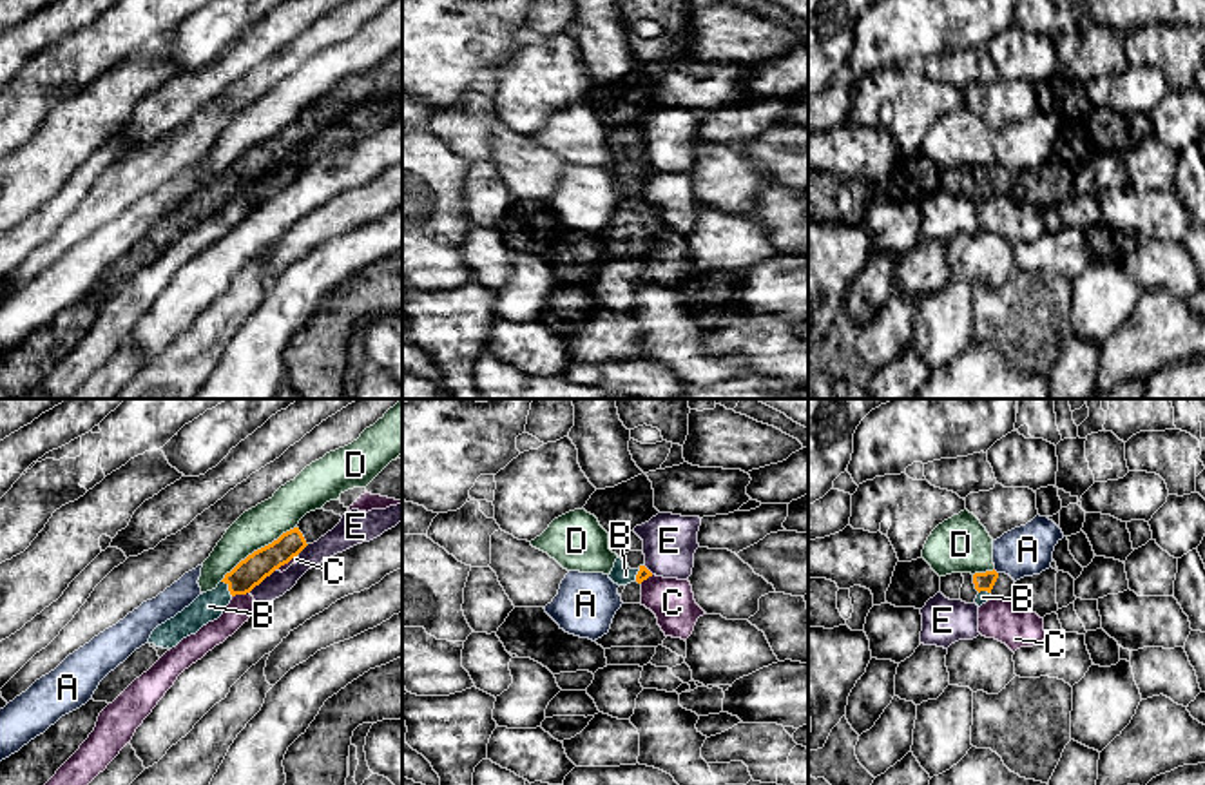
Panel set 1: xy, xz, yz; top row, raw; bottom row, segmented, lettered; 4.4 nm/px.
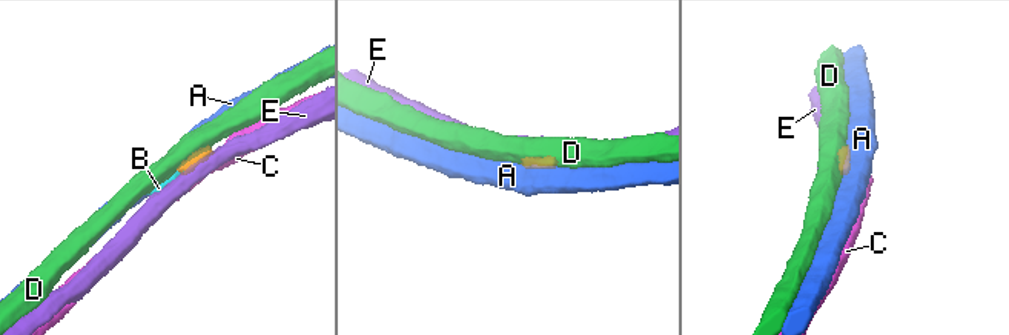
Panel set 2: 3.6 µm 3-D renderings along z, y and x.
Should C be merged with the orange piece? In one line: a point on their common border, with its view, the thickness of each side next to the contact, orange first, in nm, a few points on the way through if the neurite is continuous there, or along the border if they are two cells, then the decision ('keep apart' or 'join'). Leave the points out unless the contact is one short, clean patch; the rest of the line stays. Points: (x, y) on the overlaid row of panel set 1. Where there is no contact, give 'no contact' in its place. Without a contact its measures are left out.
contact xy (240, 593); calibres 130 and 110 nm; border xy (249, 591), (232, 597); keep apart

